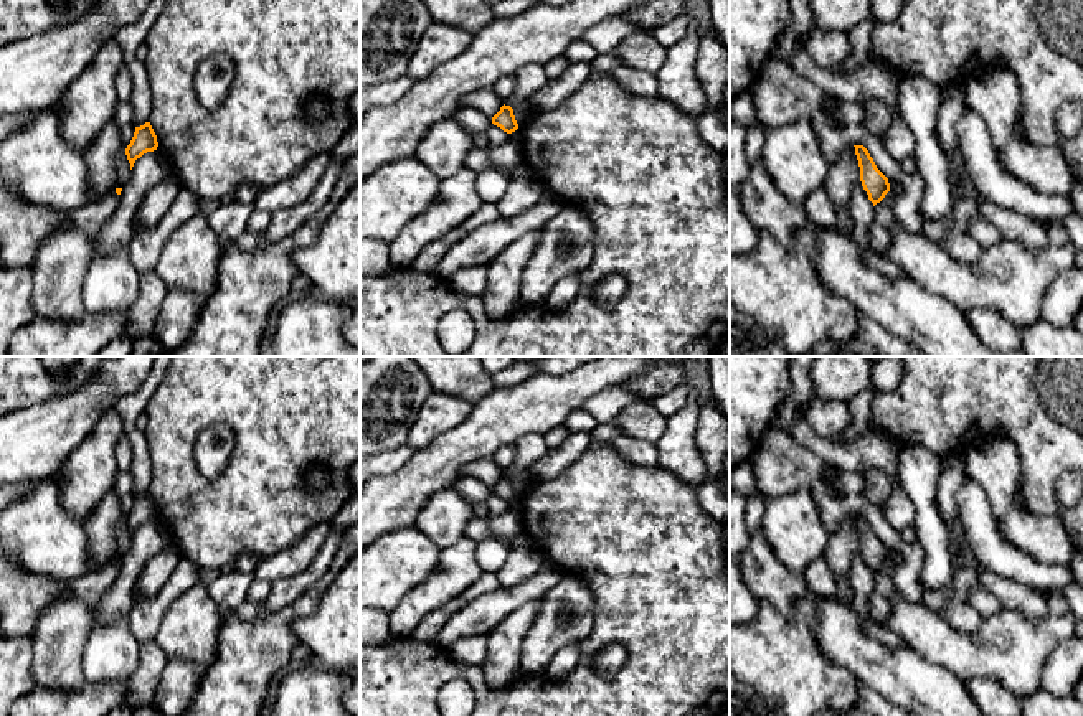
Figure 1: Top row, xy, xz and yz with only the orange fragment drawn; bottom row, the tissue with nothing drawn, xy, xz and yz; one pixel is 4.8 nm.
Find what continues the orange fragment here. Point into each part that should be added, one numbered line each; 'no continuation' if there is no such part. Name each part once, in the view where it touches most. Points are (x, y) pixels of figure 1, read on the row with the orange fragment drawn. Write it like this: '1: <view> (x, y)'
no continuation

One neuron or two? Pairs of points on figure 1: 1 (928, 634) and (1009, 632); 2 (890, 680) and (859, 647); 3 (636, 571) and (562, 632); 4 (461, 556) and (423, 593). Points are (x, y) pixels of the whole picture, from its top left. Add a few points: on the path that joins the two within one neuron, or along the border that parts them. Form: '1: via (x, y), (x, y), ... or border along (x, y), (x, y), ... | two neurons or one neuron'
1: via (948, 645), (989, 645) | one neuron
2: via (884, 672), (867, 655) | one neuron
3: border along (570, 576), (595, 601), (593, 629), (580, 642) | two neurons
4: via (454, 566), (433, 588) | one neuron

